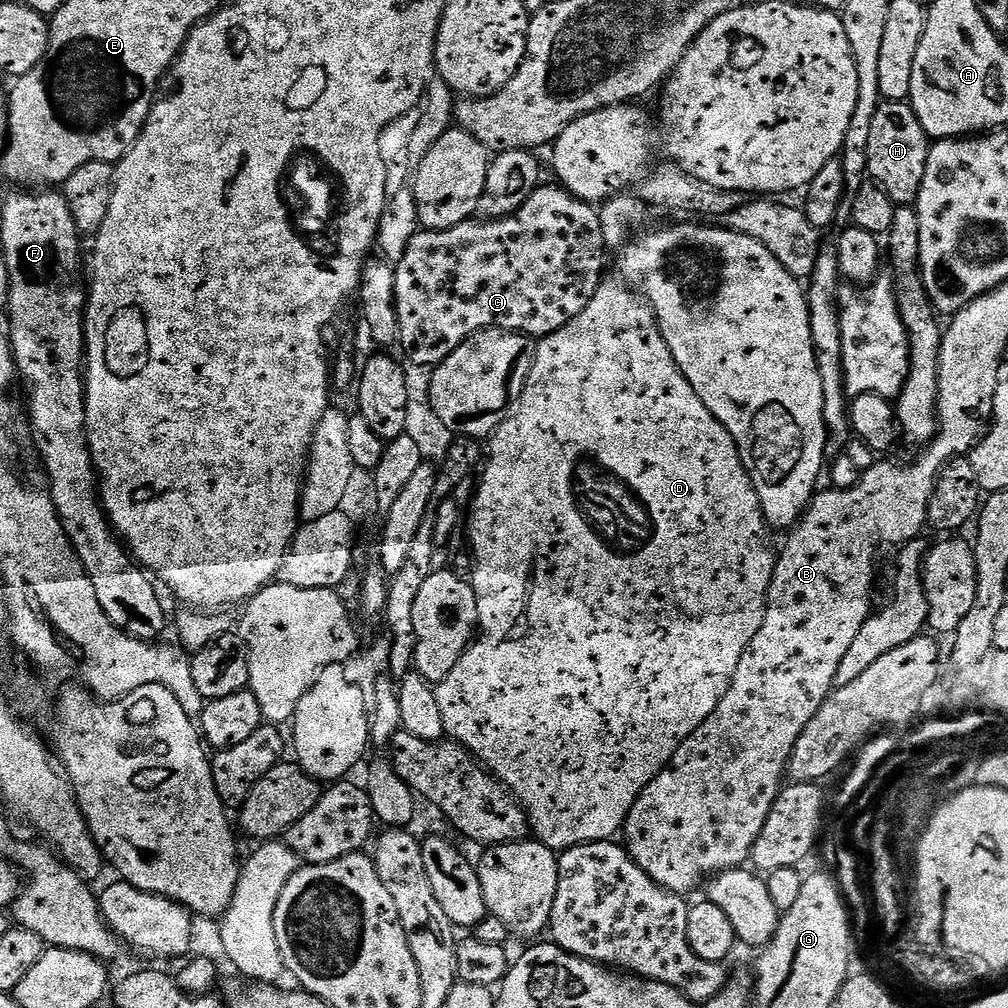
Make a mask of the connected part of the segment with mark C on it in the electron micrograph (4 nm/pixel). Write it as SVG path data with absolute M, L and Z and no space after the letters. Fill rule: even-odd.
M555 187L537 188L517 212L503 216L501 220L473 218L450 230L416 233L410 246L406 246L406 254L402 254L394 266L394 294L400 326L398 348L404 351L403 359L409 365L431 369L454 354L468 337L488 328L503 328L505 332L543 338L565 328L586 310L586 306L590 306L605 279L606 245L602 238L600 213L585 200L569 194L564 187Z

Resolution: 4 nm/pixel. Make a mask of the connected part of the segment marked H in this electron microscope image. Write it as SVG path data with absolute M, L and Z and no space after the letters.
M899 100L881 103L870 129L867 175L890 194L897 206L915 205L922 186L922 174L926 174L929 147L930 137L922 122L918 122L911 103Z

